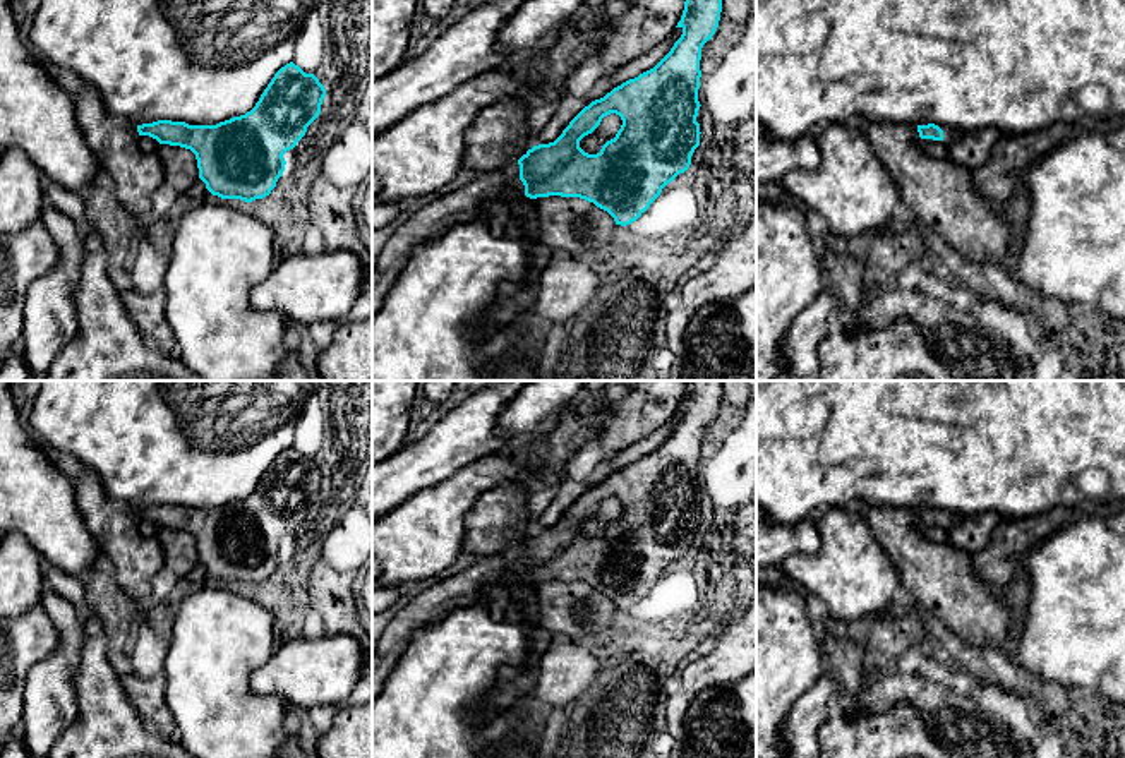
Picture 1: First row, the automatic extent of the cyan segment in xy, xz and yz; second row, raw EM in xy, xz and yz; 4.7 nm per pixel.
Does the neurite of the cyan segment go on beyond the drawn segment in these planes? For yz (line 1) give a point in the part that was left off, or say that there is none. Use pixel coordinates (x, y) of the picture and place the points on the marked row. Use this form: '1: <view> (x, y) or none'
1: yz (949, 136)

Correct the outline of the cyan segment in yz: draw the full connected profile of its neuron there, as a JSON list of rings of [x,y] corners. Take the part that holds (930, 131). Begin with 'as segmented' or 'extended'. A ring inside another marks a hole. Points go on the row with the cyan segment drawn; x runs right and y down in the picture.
extended; [[[935,123],[917,125],[917,132],[921,139],[943,141],[947,146],[952,146],[960,137],[959,130],[942,130]]]

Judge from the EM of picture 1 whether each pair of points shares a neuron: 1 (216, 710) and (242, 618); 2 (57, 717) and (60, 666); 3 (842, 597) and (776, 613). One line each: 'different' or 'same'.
1: same
2: same
3: different

